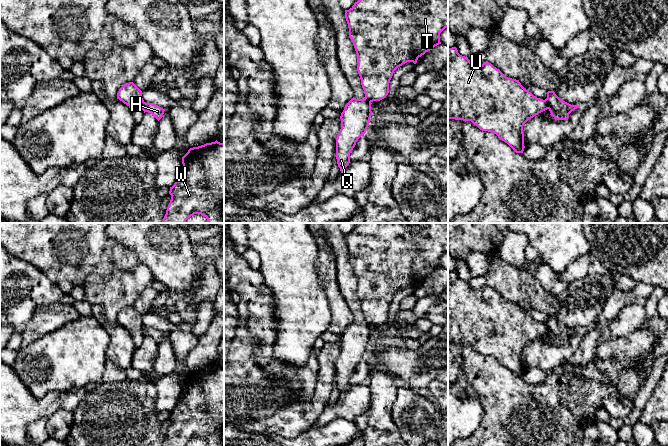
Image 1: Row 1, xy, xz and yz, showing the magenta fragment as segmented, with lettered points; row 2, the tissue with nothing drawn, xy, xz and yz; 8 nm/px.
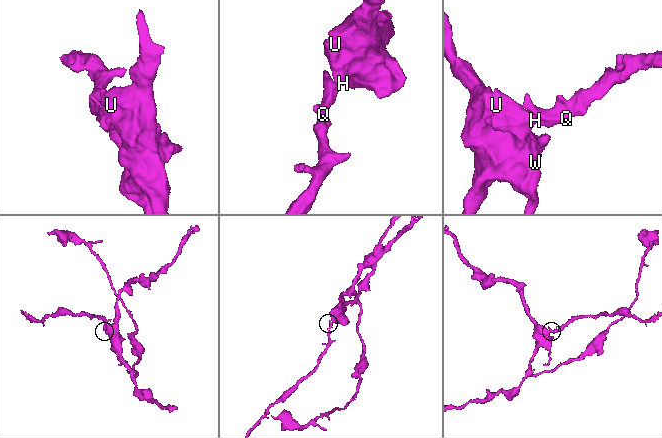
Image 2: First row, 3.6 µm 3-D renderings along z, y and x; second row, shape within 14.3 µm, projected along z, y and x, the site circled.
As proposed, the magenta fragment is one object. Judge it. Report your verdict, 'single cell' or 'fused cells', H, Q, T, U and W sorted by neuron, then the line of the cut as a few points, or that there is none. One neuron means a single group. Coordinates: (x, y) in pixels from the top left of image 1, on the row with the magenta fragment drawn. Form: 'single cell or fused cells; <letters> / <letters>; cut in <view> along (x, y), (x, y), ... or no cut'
fused cells; H T U W / Q; cut in yz along (544, 100), (548, 108)

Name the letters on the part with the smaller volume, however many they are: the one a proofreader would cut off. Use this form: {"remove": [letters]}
{"remove": ["Q"]}

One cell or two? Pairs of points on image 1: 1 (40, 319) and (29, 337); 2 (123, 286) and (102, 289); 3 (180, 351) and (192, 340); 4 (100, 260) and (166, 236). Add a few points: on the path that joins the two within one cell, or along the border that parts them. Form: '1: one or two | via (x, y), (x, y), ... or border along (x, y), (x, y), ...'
1: one | via (40, 323), (33, 333)
2: one | via (118, 289), (107, 289)
3: one | via (183, 348), (189, 342)
4: two | border along (109, 236), (133, 252), (140, 263)

